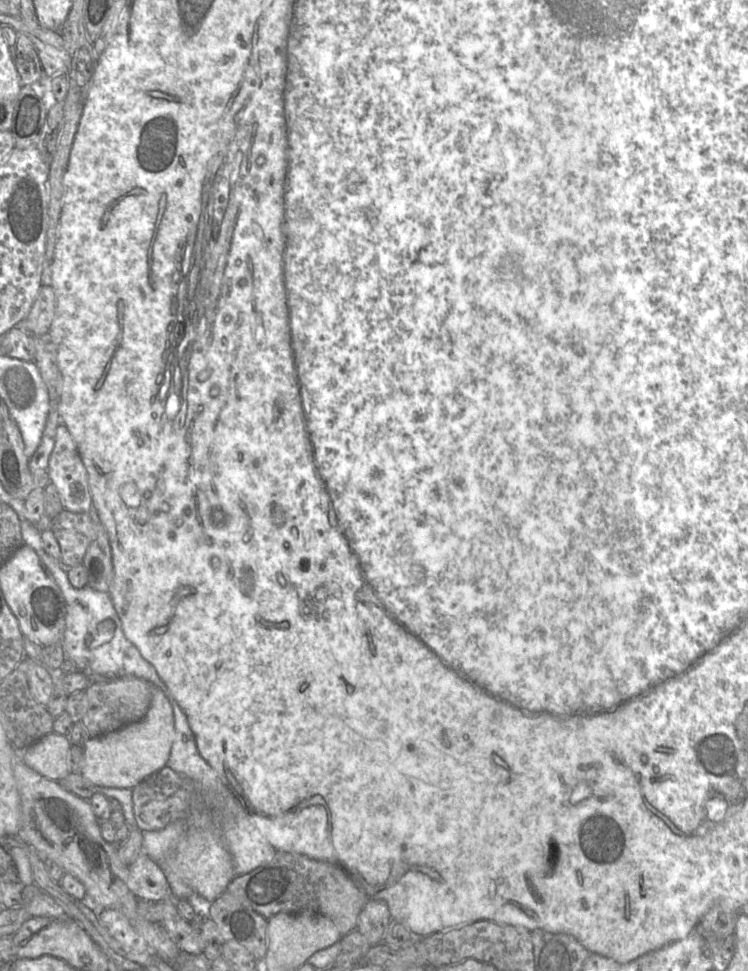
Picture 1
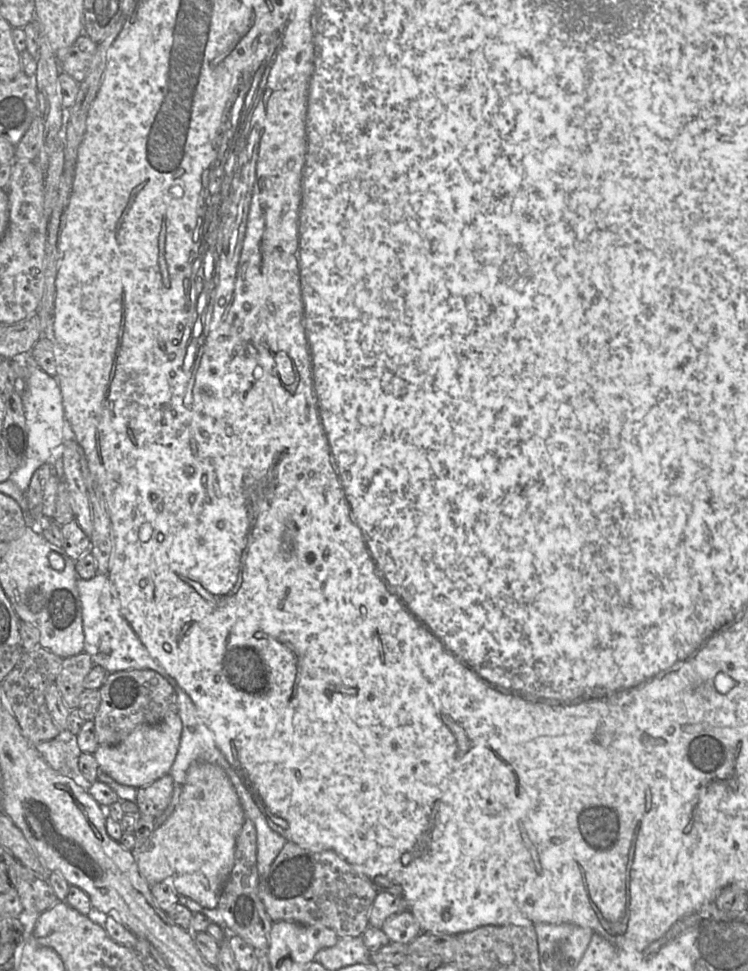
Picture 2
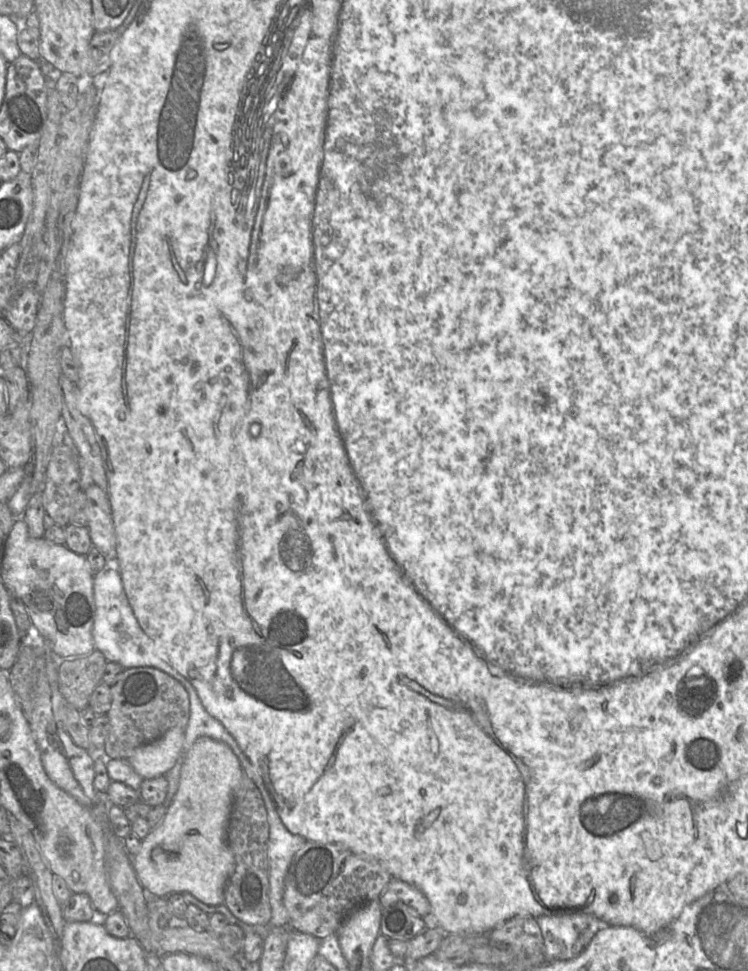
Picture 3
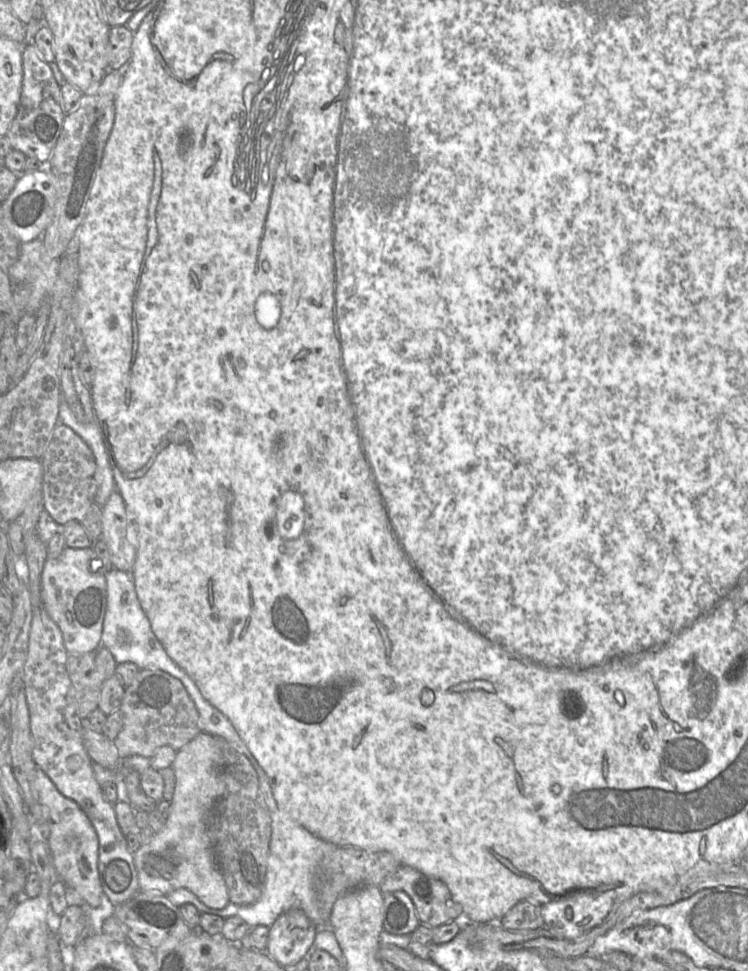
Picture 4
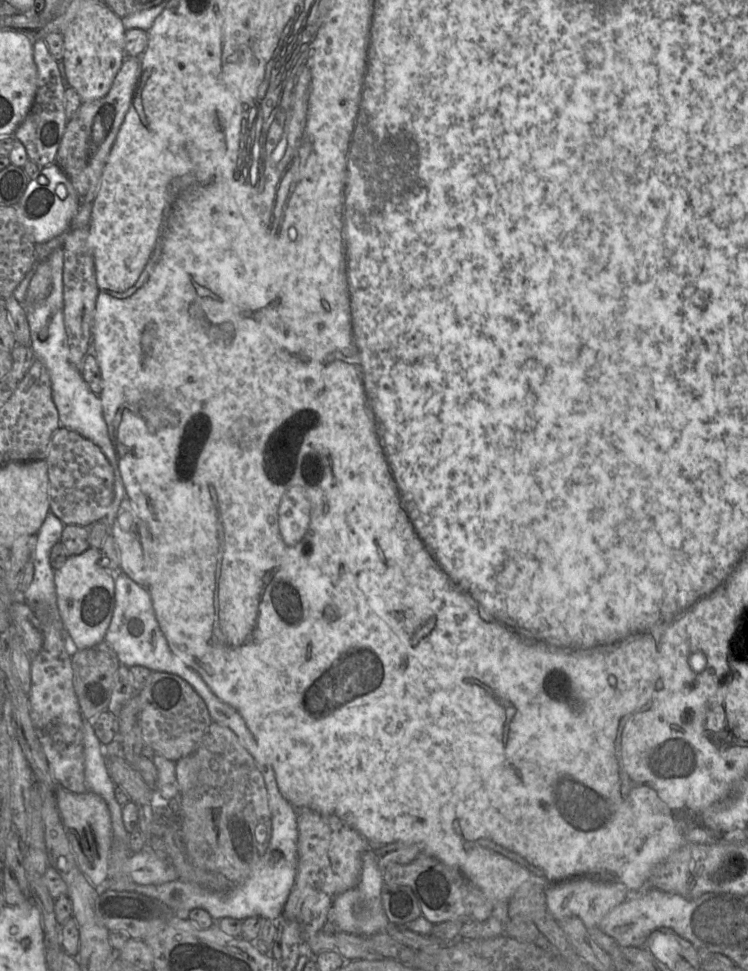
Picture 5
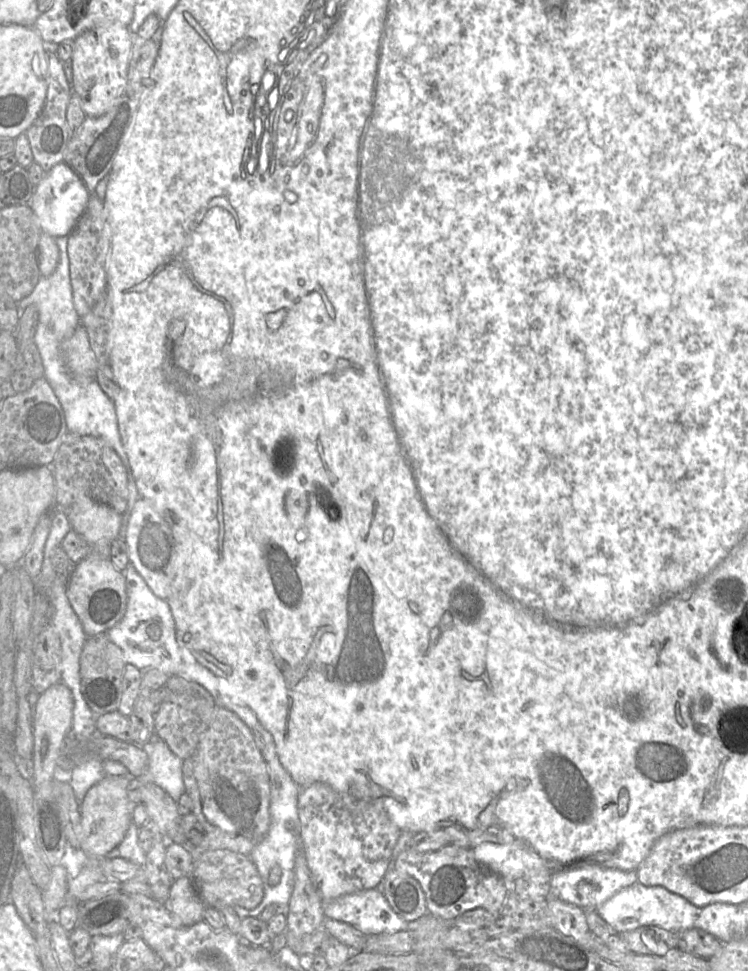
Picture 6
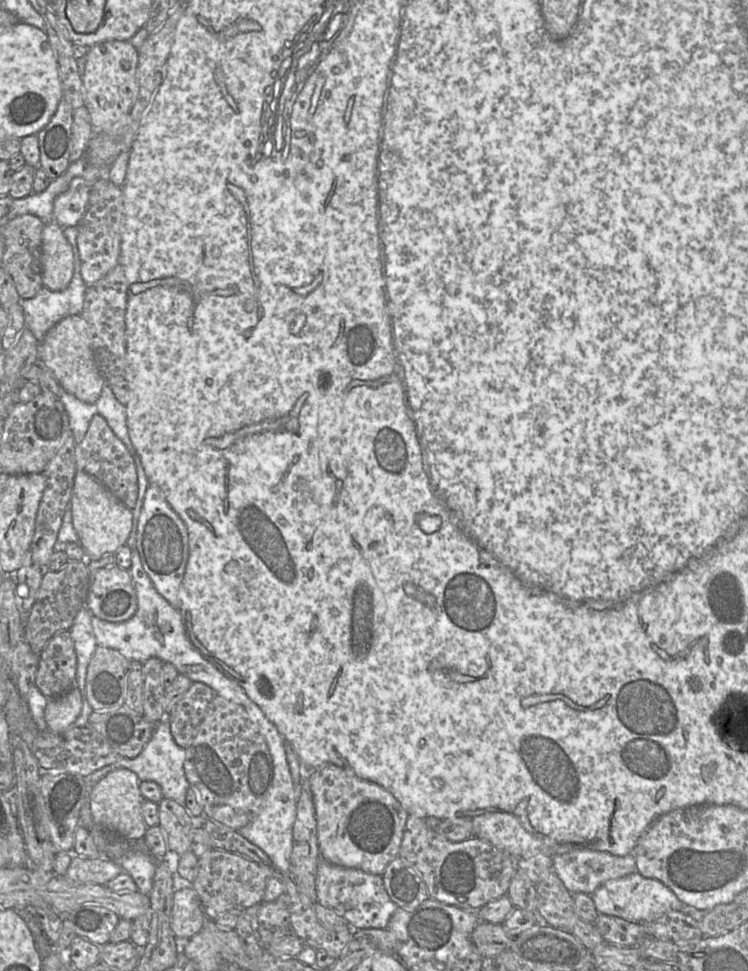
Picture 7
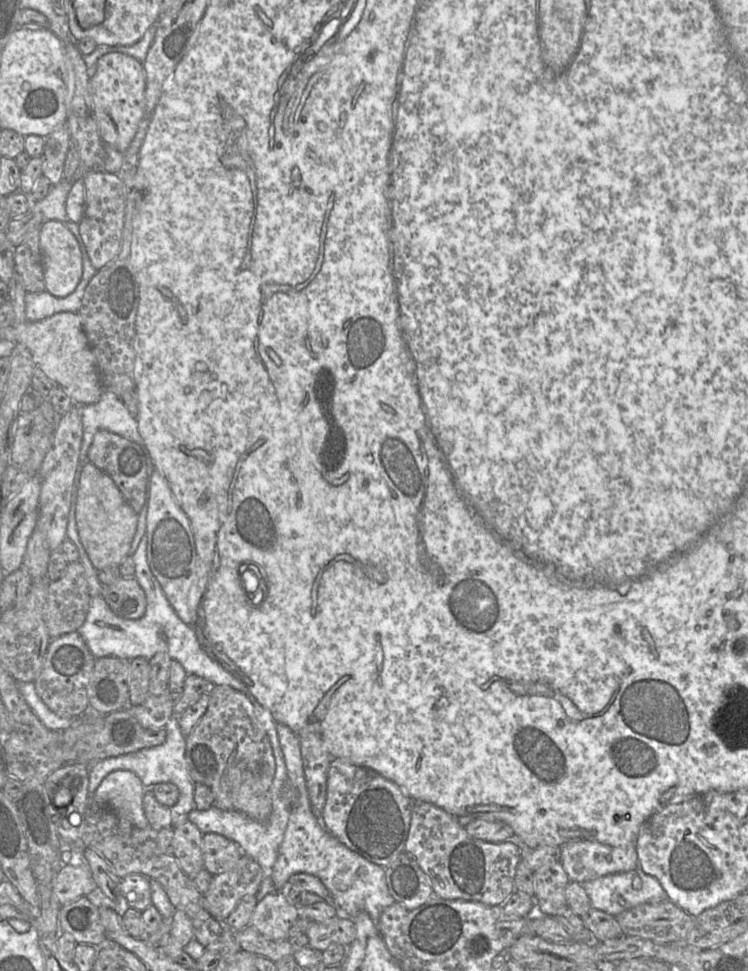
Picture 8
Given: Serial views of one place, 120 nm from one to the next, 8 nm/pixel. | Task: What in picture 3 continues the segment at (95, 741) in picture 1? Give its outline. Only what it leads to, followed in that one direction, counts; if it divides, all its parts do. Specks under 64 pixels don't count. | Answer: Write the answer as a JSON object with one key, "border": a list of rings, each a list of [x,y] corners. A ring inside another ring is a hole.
{"border":[[[169,729],[160,738],[136,749],[127,760],[143,779],[165,776],[182,756],[184,739],[184,729]]]}

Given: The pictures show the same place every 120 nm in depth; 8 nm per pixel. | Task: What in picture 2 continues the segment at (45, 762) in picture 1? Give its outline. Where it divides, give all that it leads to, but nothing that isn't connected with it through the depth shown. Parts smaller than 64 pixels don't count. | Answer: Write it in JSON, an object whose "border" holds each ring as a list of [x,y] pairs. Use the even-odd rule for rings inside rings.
{"border":[[[60,731],[57,738],[36,745],[38,752],[52,769],[70,778],[79,776],[78,757],[81,751],[75,738],[68,732]]]}

